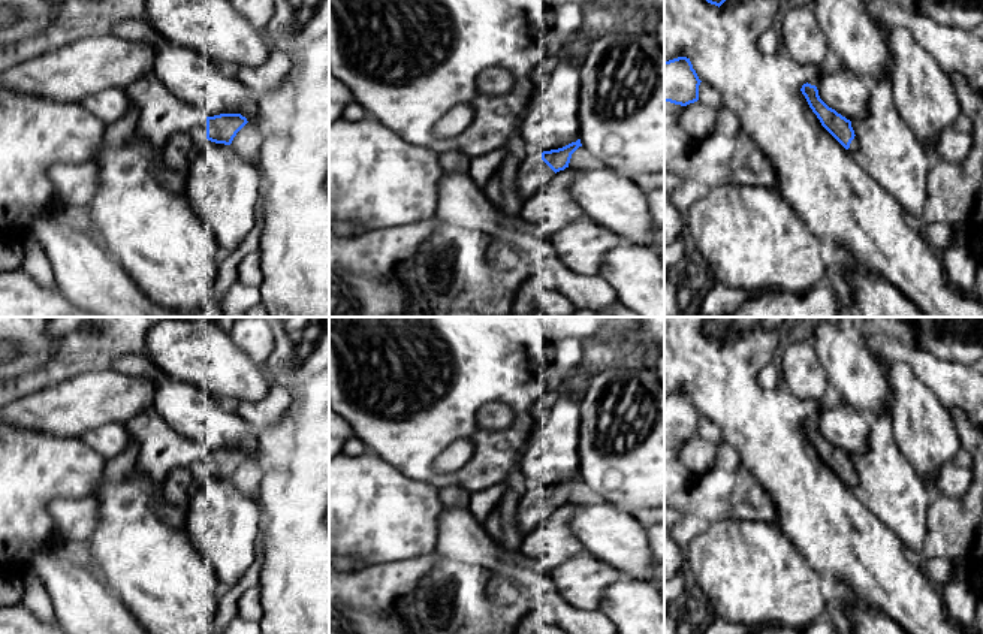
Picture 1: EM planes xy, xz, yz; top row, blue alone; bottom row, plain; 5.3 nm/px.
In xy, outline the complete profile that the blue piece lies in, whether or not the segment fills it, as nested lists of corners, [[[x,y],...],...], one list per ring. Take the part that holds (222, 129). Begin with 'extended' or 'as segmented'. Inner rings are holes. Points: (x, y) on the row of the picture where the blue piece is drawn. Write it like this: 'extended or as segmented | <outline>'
extended | [[[220,114],[206,117],[203,123],[189,130],[195,144],[195,151],[209,147],[211,144],[230,145],[236,133],[247,124],[241,114]]]

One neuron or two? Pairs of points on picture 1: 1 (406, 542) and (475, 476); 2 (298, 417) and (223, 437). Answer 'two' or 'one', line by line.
1: two
2: two

